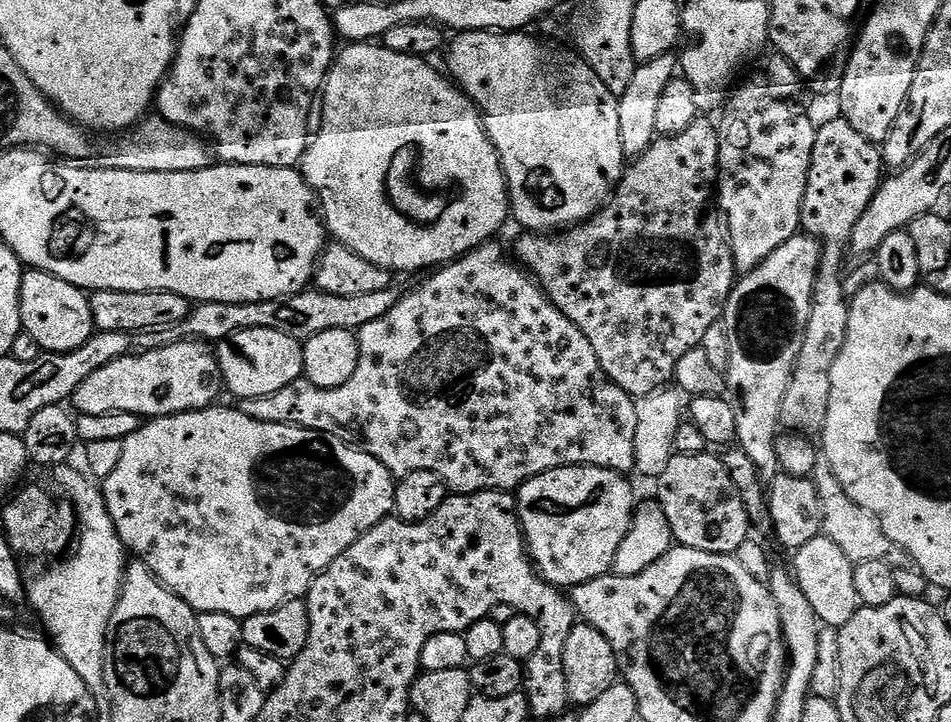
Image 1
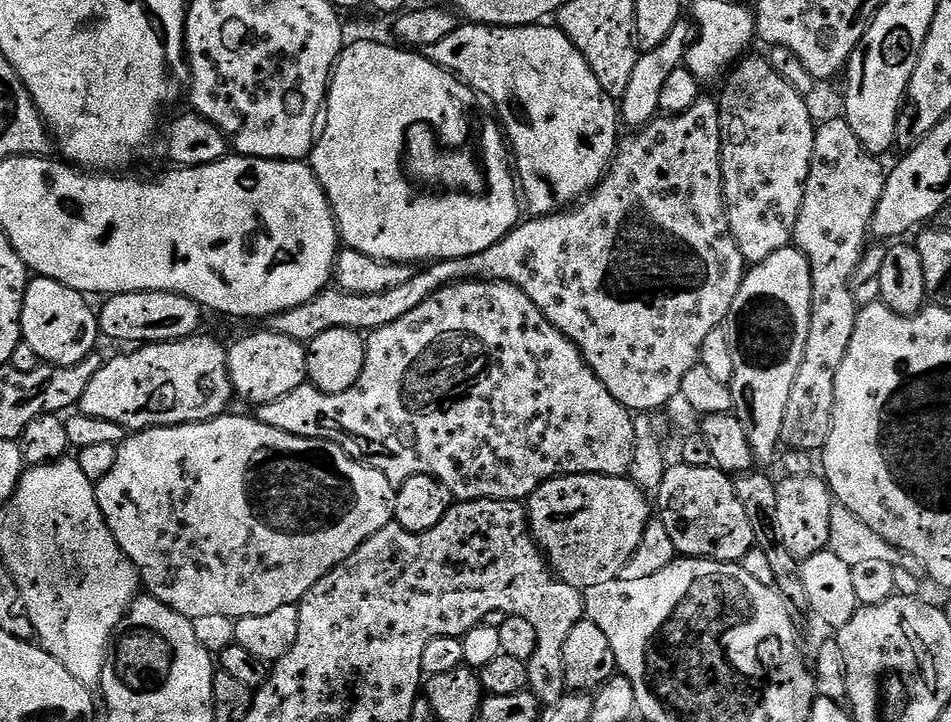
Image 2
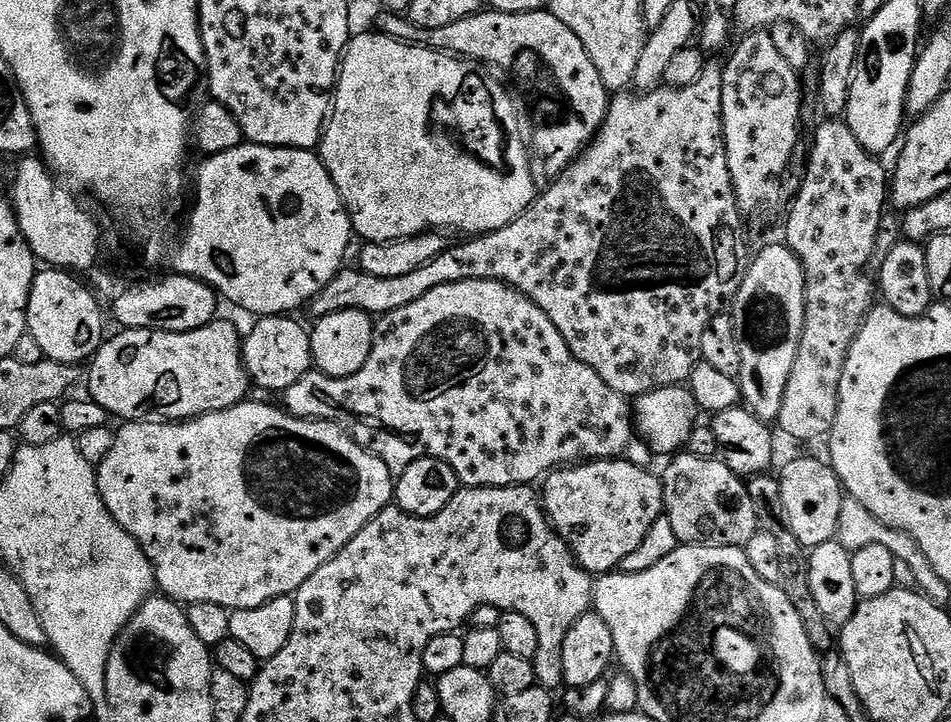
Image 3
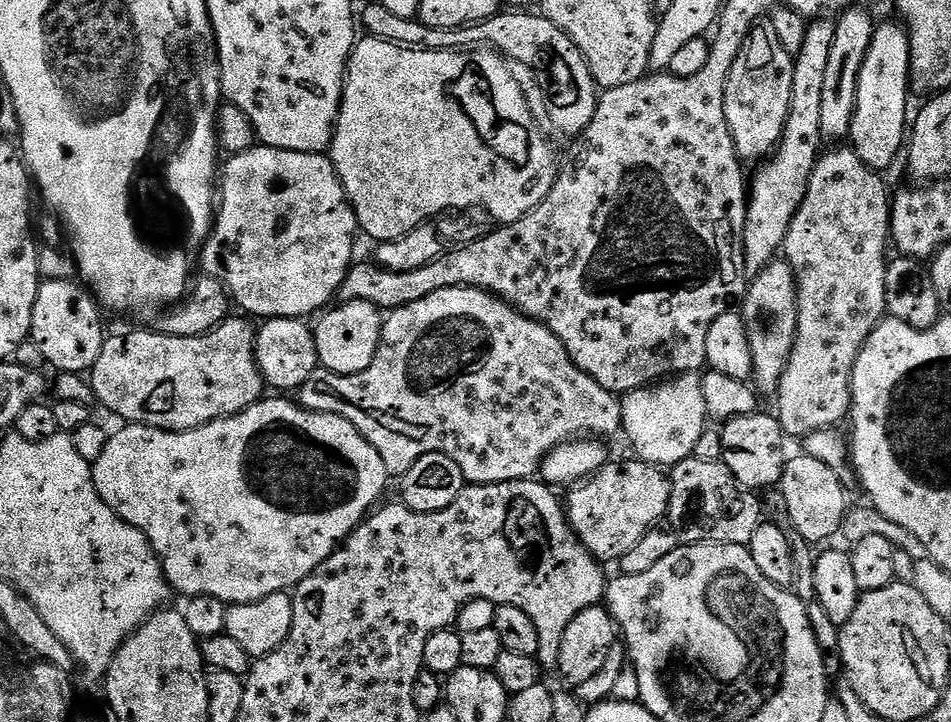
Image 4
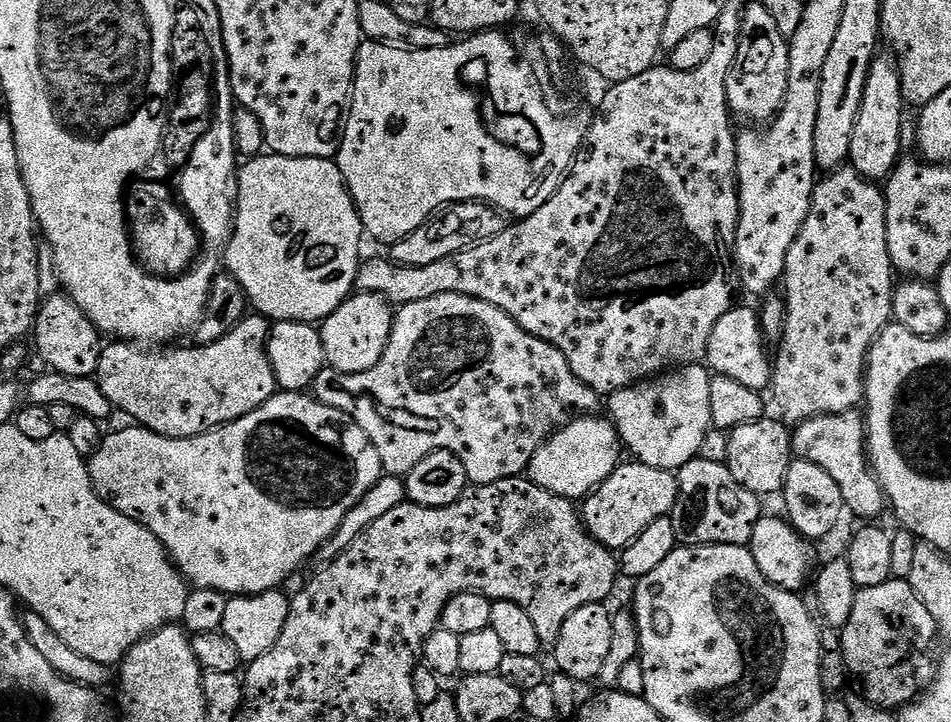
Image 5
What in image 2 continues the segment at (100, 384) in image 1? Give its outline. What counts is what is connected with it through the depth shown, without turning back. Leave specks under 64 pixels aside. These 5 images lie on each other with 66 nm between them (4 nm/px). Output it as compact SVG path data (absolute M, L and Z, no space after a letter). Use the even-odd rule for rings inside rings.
M193 334L185 336L183 340L149 342L132 350L129 356L116 356L113 360L109 359L98 370L98 374L94 374L94 378L90 378L90 386L86 386L86 390L82 394L82 398L79 402L79 411L94 418L106 418L110 422L118 422L125 430L143 430L145 428L155 428L157 426L167 426L170 424L197 424L200 420L213 420L215 416L225 415L225 413L229 411L228 403L234 400L232 379L228 373L228 348L225 347L225 345L220 345L214 337L204 335L205 334Z

